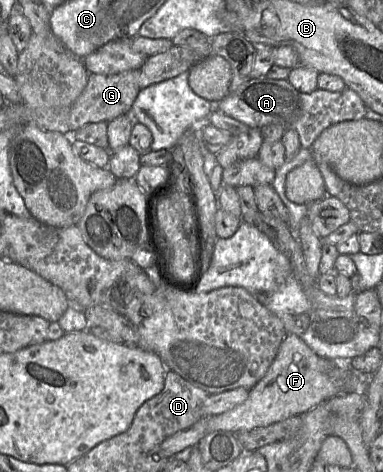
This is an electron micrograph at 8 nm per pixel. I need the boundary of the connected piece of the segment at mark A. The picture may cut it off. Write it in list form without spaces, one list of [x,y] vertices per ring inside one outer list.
[[[250,78],[217,104],[219,111],[250,128],[261,129],[269,124],[279,124],[286,130],[295,130],[302,149],[311,149],[320,133],[331,125],[365,118],[366,108],[357,93],[349,87],[338,92],[316,89],[303,93],[287,80],[268,78]]]

